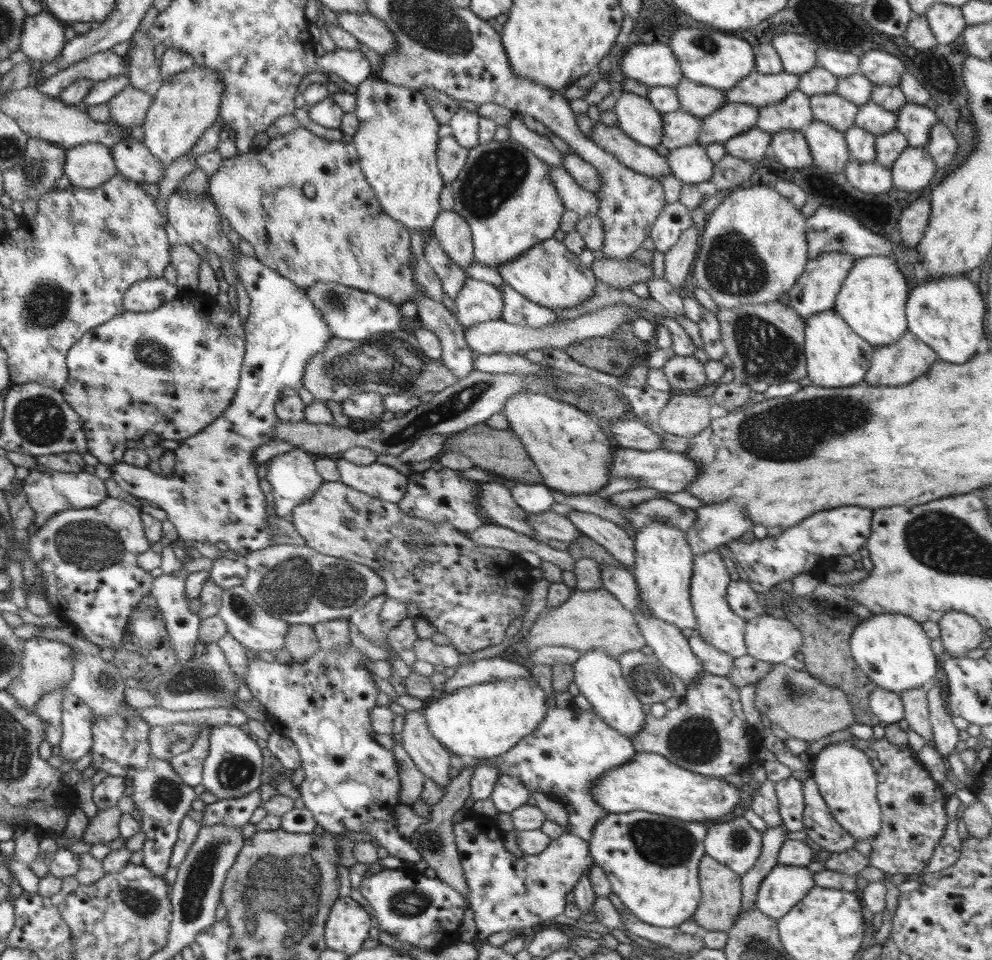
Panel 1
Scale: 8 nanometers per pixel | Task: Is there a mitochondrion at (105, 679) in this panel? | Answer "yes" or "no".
yes

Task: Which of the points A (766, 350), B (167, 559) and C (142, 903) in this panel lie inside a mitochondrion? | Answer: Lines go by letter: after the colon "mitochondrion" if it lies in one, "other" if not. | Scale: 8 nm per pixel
A: mitochondrion
B: other
C: mitochondrion

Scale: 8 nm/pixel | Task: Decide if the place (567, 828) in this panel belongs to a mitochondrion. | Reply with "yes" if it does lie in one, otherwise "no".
no

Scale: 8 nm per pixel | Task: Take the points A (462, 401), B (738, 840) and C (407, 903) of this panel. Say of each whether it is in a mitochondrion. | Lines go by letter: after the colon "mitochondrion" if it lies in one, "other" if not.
A: mitochondrion
B: mitochondrion
C: mitochondrion

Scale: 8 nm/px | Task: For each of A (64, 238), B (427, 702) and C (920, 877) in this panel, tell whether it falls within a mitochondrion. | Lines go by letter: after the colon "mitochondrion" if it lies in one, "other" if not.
A: other
B: other
C: other

